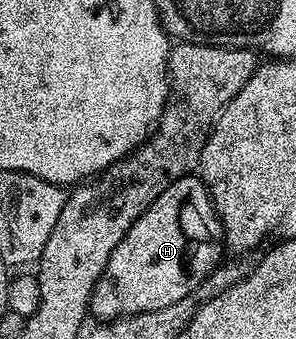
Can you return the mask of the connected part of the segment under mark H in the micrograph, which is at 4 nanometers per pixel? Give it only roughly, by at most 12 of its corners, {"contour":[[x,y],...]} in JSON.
{"contour":[[199,176],[116,244],[96,319],[158,311],[209,280],[222,237]]}

